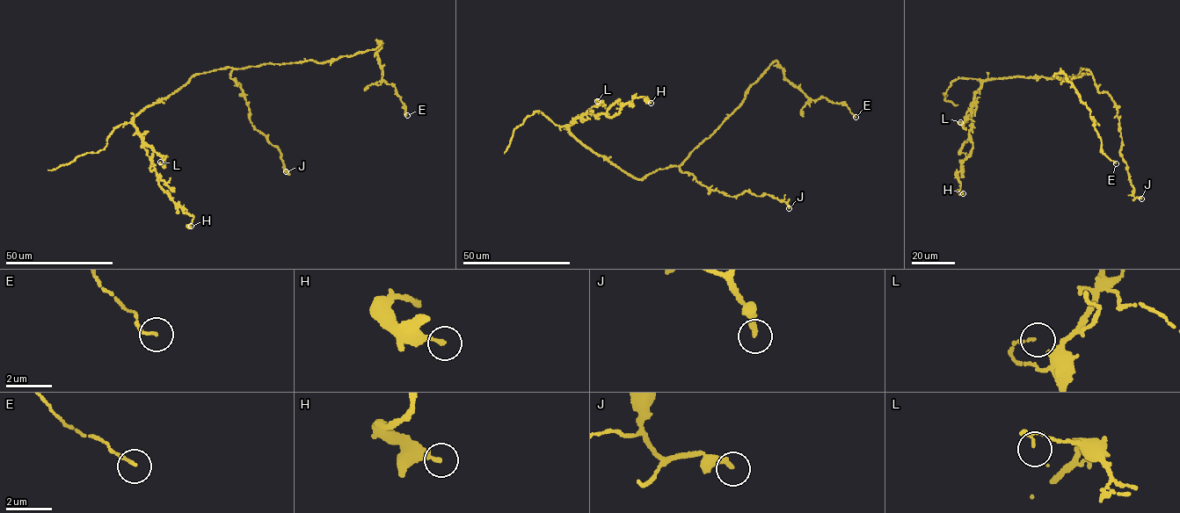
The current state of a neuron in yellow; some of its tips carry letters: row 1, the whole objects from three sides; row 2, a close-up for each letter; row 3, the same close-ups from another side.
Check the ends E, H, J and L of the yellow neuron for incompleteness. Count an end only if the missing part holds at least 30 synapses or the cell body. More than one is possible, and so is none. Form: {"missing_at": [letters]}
{"missing_at": []}

